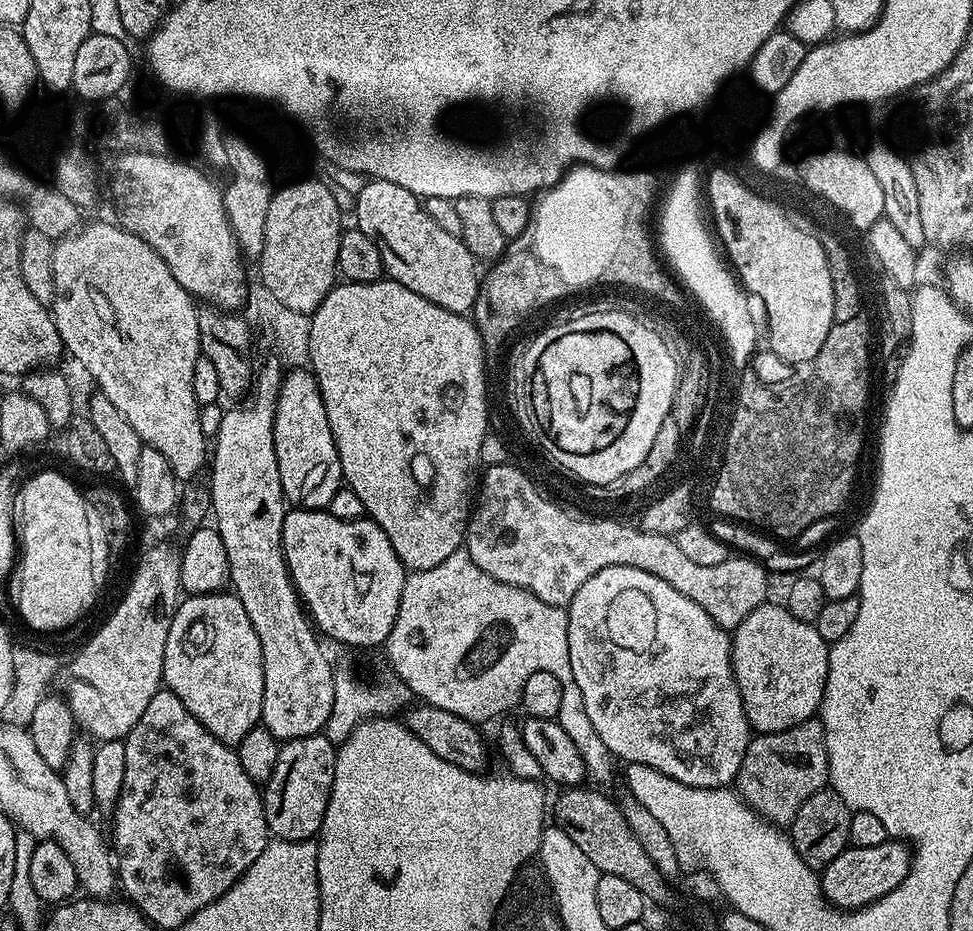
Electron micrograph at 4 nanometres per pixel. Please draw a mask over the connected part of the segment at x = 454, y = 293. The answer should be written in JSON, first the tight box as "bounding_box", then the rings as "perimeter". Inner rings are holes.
{"bounding_box":[355,179,482,314],"perimeter":[[[369,179],[361,186],[360,192],[358,190],[355,193],[355,214],[355,227],[378,246],[378,250],[382,254],[384,271],[391,279],[406,286],[406,290],[414,290],[414,294],[418,294],[446,310],[461,314],[471,313],[480,293],[482,279],[481,273],[476,273],[478,262],[470,254],[470,250],[466,250],[466,246],[458,236],[446,234],[446,230],[442,230],[442,226],[438,226],[438,222],[434,222],[434,218],[430,218],[421,197],[406,190],[406,186],[398,186],[389,180]]]}

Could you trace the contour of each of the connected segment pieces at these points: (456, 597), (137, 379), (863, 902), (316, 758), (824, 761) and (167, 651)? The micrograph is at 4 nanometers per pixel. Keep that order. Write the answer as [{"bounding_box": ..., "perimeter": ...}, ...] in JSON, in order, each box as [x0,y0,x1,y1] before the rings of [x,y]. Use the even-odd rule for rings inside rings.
[{"bounding_box":[386,550,614,780],"perimeter":[[[466,550],[450,554],[446,562],[438,562],[438,566],[430,570],[409,571],[405,575],[402,602],[398,606],[394,630],[390,630],[388,635],[386,651],[392,663],[391,671],[400,676],[413,697],[473,722],[492,720],[512,707],[515,709],[522,698],[522,686],[526,686],[526,678],[545,668],[554,674],[554,678],[558,678],[558,682],[562,682],[564,710],[560,725],[566,734],[570,734],[570,738],[574,738],[574,746],[578,746],[578,754],[582,754],[588,776],[596,780],[611,778],[614,757],[610,750],[606,750],[606,742],[598,738],[586,715],[582,690],[578,690],[578,682],[574,682],[574,674],[570,670],[567,608],[550,606],[550,602],[542,602],[542,598],[530,594],[525,588],[490,578],[486,570],[478,570],[478,566],[474,566]]]},{"bounding_box":[52,222,210,481],"perimeter":[[[116,222],[86,224],[57,239],[52,249],[54,319],[61,345],[92,375],[95,387],[114,402],[141,441],[166,457],[177,481],[191,481],[199,477],[196,475],[203,468],[205,471],[210,456],[209,441],[198,426],[200,405],[194,398],[194,362],[202,354],[197,301],[177,282],[174,274],[170,274],[170,266],[166,266],[164,259],[141,236],[135,236]]]},{"bounding_box":[819,838,912,910],"perimeter":[[[895,838],[882,842],[882,846],[861,848],[849,846],[819,873],[820,890],[833,908],[841,910],[864,908],[890,894],[890,890],[894,890],[907,878],[911,868],[912,853],[909,845]]]},{"bounding_box":[263,734,337,840],"perimeter":[[[324,734],[283,741],[278,750],[274,774],[263,785],[264,813],[269,833],[277,840],[310,840],[319,833],[330,790],[334,786],[337,745]]]},{"bounding_box":[734,718,829,826],"perimeter":[[[813,718],[781,732],[765,732],[748,743],[746,758],[734,781],[740,793],[758,815],[777,826],[791,825],[802,810],[802,802],[829,783],[828,755],[824,745],[824,727]]]},{"bounding_box":[162,591,262,744],"perimeter":[[[231,591],[185,595],[177,604],[164,647],[162,684],[167,691],[178,694],[186,710],[223,744],[240,744],[261,723],[262,642],[254,634],[246,606]]]}]

